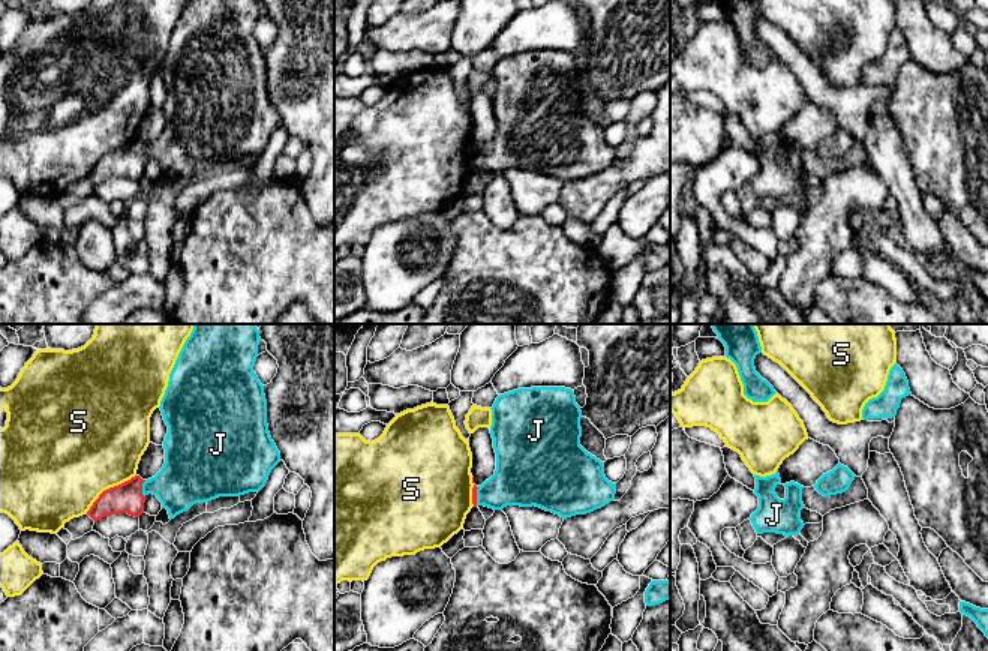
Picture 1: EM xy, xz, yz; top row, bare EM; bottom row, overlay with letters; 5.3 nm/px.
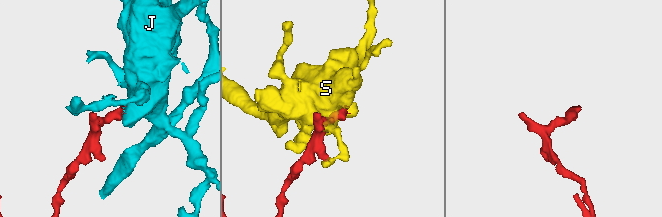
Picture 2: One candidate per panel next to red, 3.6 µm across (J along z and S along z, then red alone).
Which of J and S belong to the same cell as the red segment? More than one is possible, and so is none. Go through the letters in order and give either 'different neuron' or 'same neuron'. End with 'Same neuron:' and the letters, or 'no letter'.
J: same neuron
S: different neuron
Same neuron: J

